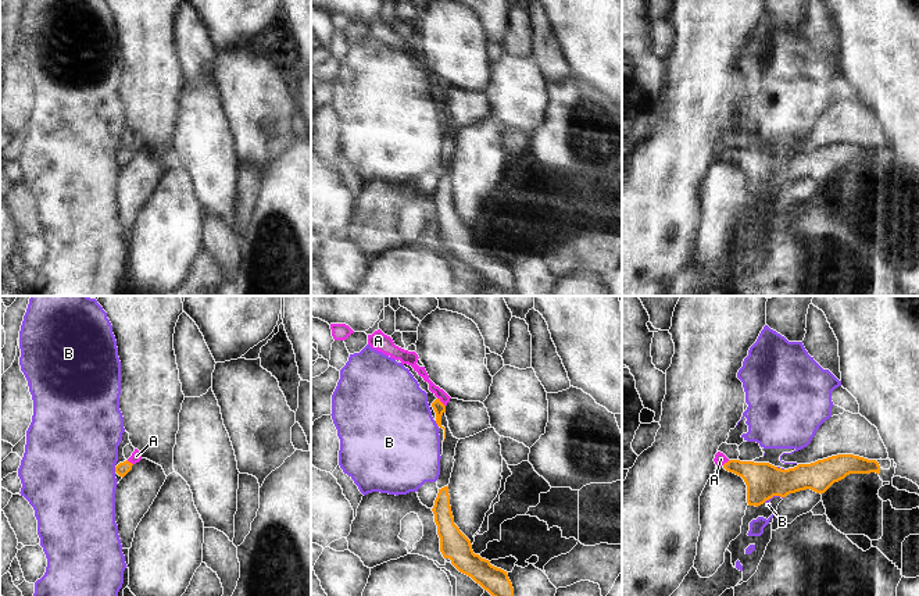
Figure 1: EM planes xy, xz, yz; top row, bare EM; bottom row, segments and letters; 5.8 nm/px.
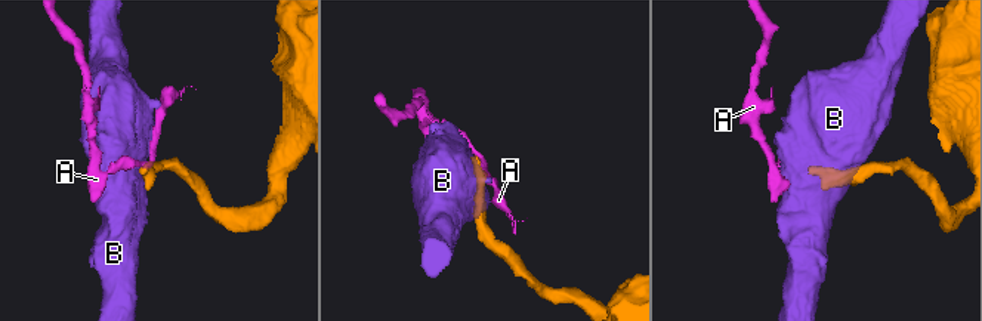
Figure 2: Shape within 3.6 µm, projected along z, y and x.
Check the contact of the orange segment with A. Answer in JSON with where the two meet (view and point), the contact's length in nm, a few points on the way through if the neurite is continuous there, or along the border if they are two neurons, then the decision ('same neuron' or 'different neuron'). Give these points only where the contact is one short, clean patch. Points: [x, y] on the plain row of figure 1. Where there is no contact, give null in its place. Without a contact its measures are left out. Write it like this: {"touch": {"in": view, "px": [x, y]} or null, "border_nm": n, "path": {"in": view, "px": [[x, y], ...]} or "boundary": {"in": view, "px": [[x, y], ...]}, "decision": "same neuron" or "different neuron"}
{"touch": {"in": "xz", "px": [440, 90]}, "border_nm": 70, "boundary": {"in": "xz", "px": [[437, 86], [444, 95]]}, "decision": "different neuron"}

